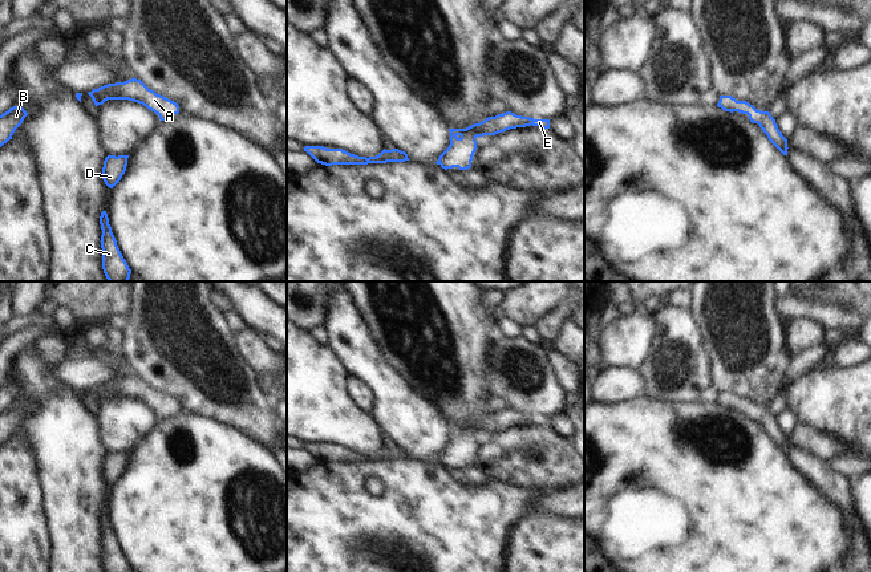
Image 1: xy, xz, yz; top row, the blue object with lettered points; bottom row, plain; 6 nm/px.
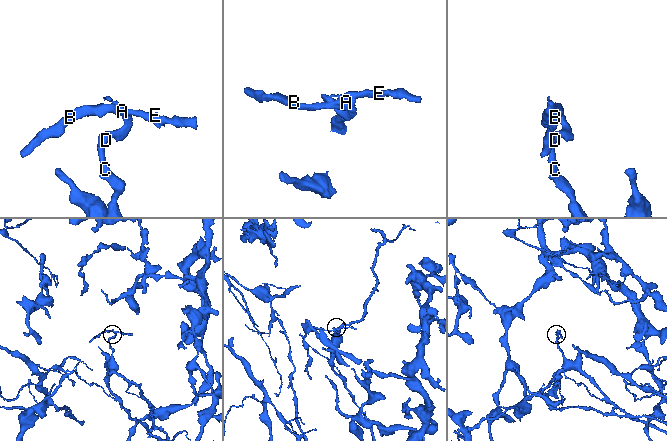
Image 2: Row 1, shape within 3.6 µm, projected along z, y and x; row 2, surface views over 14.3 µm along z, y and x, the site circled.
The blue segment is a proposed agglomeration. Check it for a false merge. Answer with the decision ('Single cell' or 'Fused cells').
Single cell.

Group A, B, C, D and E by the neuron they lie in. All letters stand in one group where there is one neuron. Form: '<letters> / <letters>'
A B C D E

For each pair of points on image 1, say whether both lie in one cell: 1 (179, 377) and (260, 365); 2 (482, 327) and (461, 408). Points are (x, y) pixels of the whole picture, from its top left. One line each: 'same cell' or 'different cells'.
1: different cells
2: same cell

